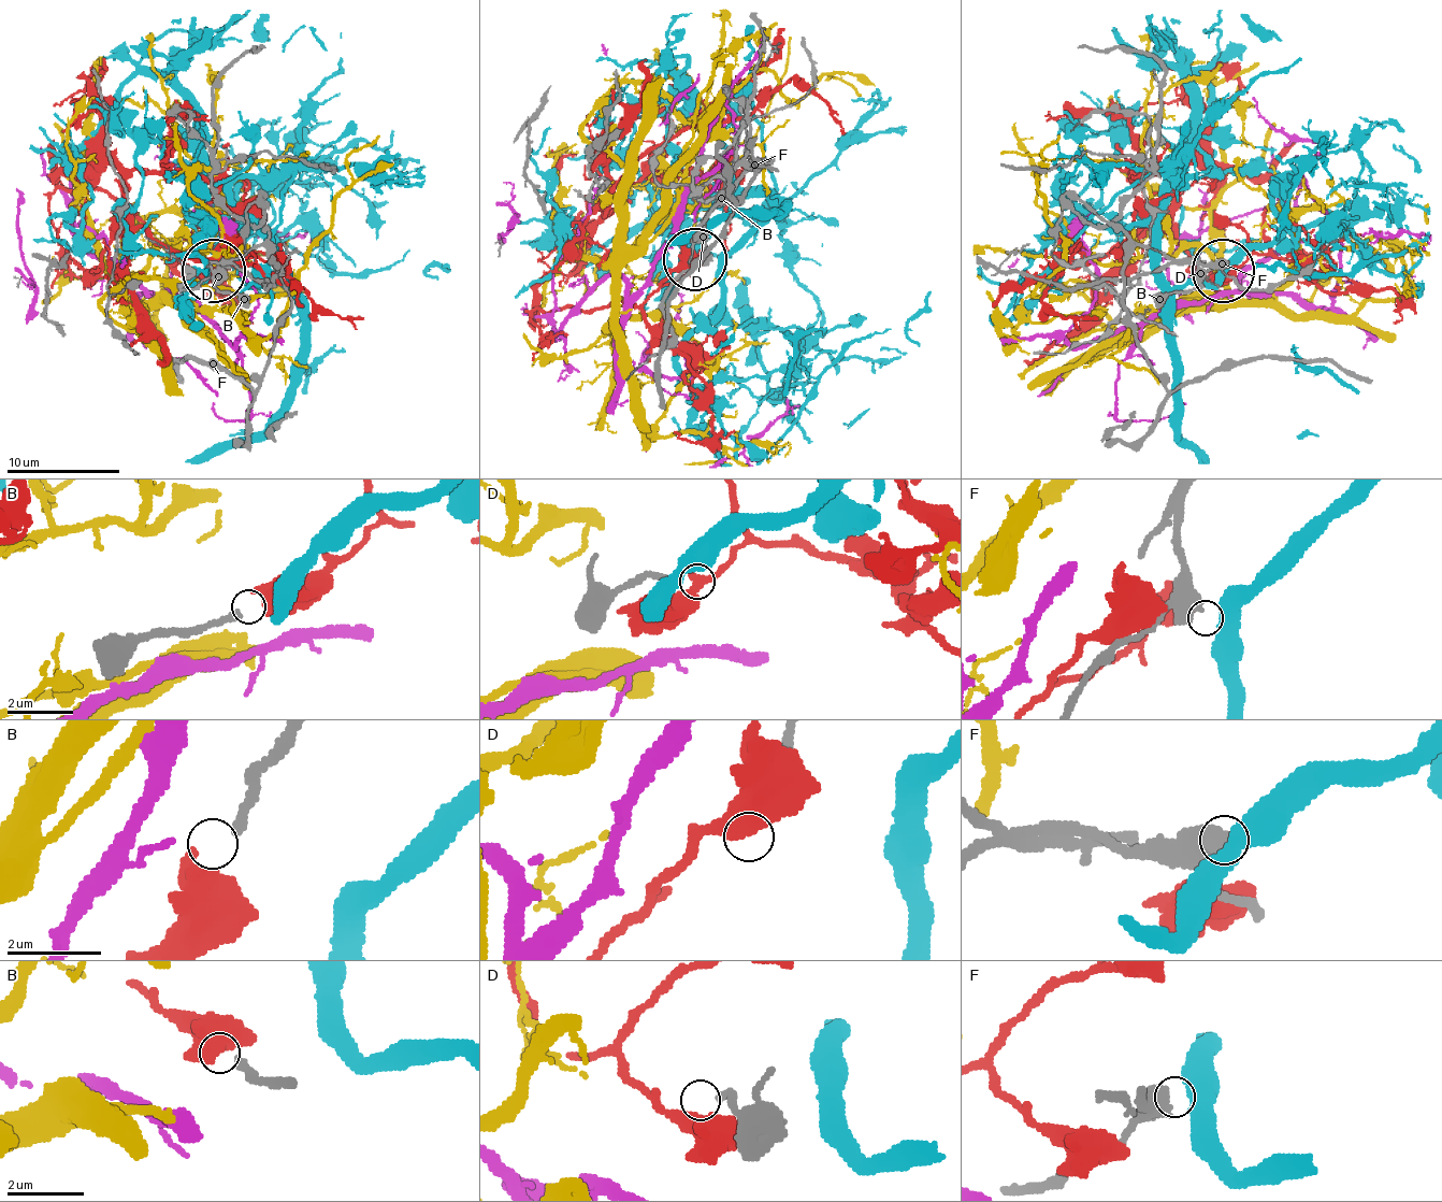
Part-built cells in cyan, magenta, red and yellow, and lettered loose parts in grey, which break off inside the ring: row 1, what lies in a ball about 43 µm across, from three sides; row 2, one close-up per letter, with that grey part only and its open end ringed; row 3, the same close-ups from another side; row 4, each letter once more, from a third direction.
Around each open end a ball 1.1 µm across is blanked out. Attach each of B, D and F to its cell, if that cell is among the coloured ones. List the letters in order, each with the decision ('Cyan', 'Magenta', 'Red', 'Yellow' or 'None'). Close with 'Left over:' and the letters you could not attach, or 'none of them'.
B: Red
D: None
F: None
Left over: D, F

